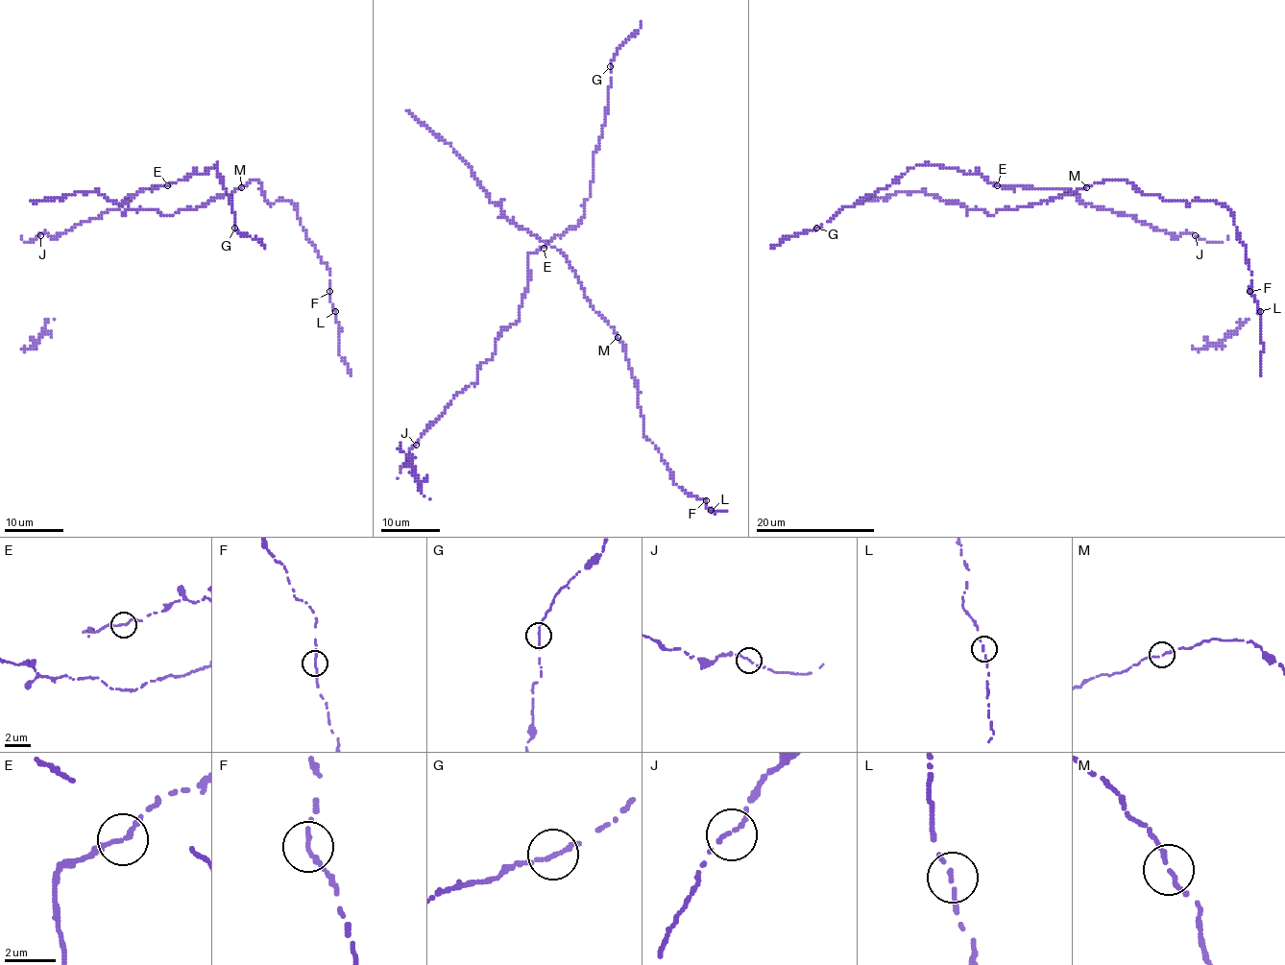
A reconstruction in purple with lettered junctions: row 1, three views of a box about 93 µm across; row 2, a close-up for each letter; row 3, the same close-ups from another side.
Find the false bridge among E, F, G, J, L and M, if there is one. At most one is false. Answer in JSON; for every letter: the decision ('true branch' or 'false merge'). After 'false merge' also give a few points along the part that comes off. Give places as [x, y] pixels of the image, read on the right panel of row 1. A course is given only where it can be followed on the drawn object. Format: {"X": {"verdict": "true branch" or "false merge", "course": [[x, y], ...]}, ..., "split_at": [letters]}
{"E": {"verdict": "true branch"}, "F": {"verdict": "true branch"}, "G": {"verdict": "true branch"}, "J": {"verdict": "true branch"}, "L": {"verdict": "true branch"}, "M": {"verdict": "true branch"}, "split_at": []}

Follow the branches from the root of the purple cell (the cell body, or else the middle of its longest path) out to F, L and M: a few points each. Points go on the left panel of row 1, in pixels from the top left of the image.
F: (188, 208), (256, 180), (271, 205), (289, 200), (297, 207), (305, 237), (329, 268), (329, 292)
L: (188, 208), (229, 195), (252, 179), (271, 205), (289, 200), (305, 237), (329, 268), (335, 311)
M: (188, 208), (203, 205), (218, 195), (229, 195), (242, 186)

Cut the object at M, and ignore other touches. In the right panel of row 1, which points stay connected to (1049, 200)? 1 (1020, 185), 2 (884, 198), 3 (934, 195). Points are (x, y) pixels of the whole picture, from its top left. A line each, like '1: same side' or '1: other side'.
1: other side
2: same side
3: same side

